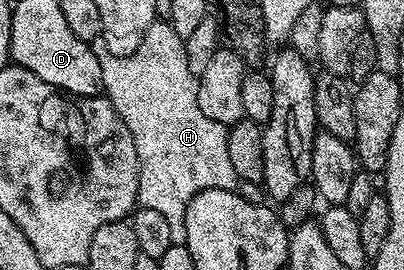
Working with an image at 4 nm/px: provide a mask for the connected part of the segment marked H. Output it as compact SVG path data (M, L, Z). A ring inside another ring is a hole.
M155 19L141 34L134 53L121 57L110 53L105 40L93 42L92 48L100 63L100 75L104 96L116 107L124 127L132 135L132 143L138 156L138 205L143 209L164 215L172 230L172 245L186 244L186 208L197 193L205 189L234 189L239 184L236 171L232 171L232 159L228 159L227 126L216 123L200 111L196 74L188 67L186 42L172 31L169 20Z

